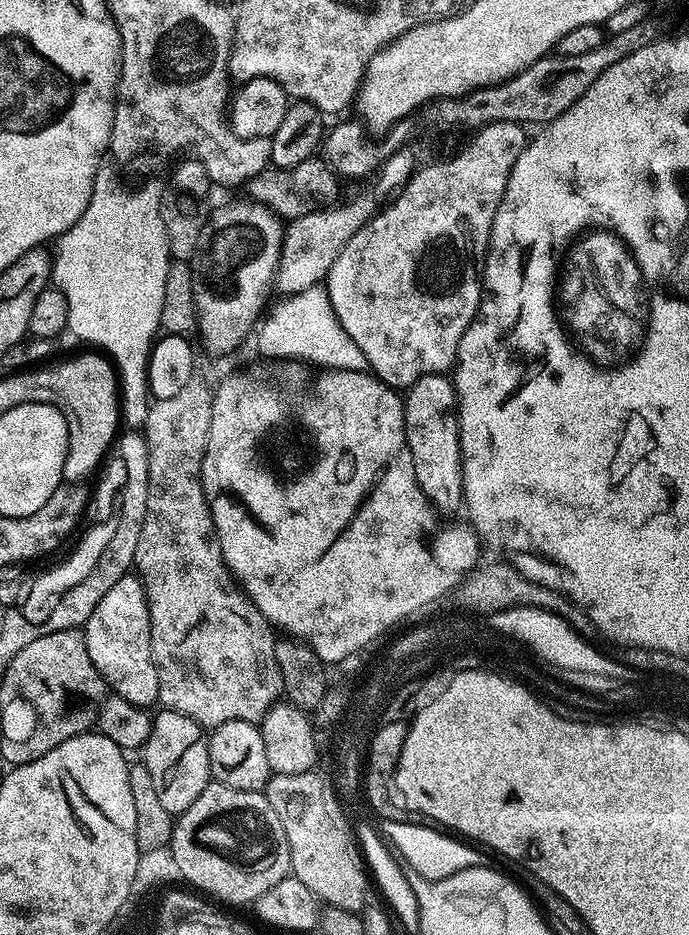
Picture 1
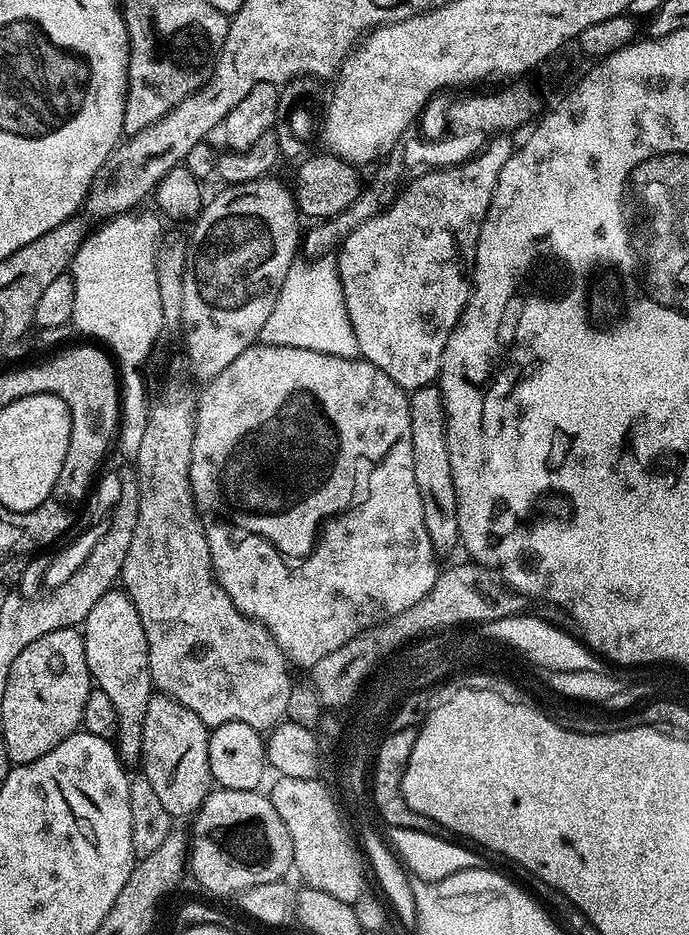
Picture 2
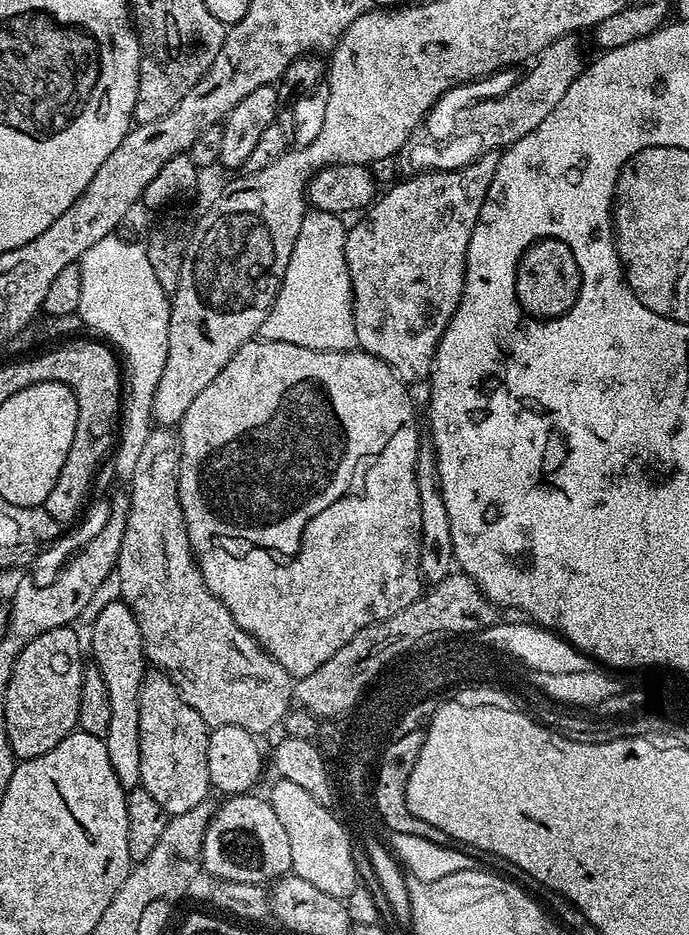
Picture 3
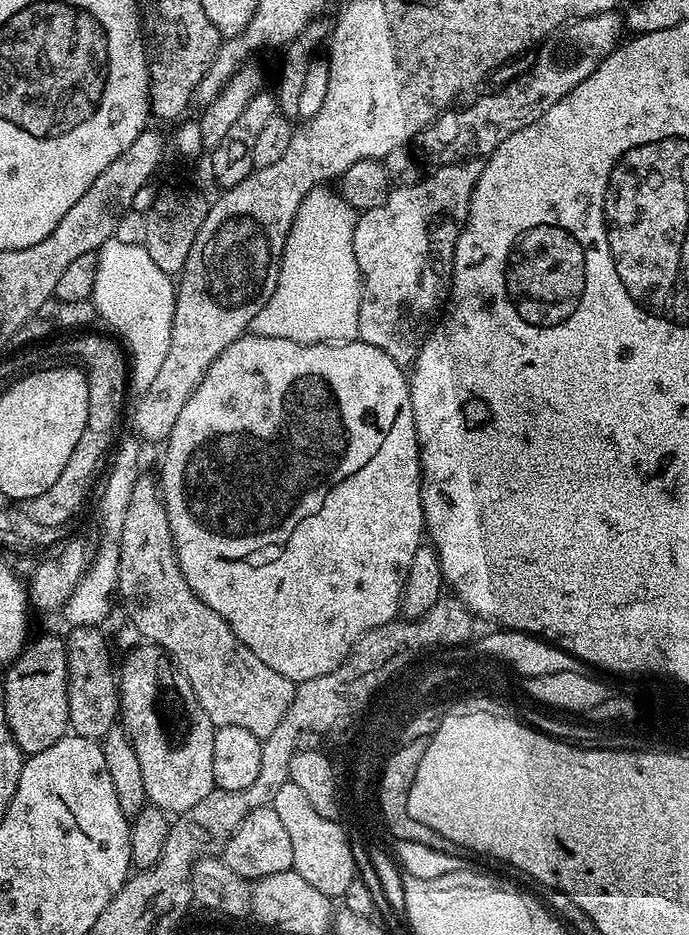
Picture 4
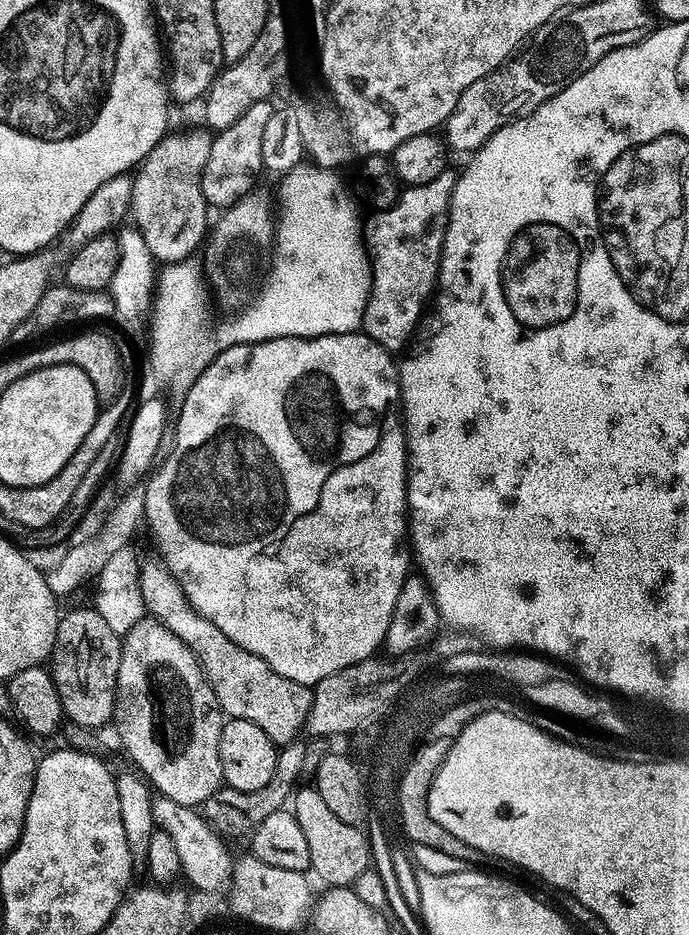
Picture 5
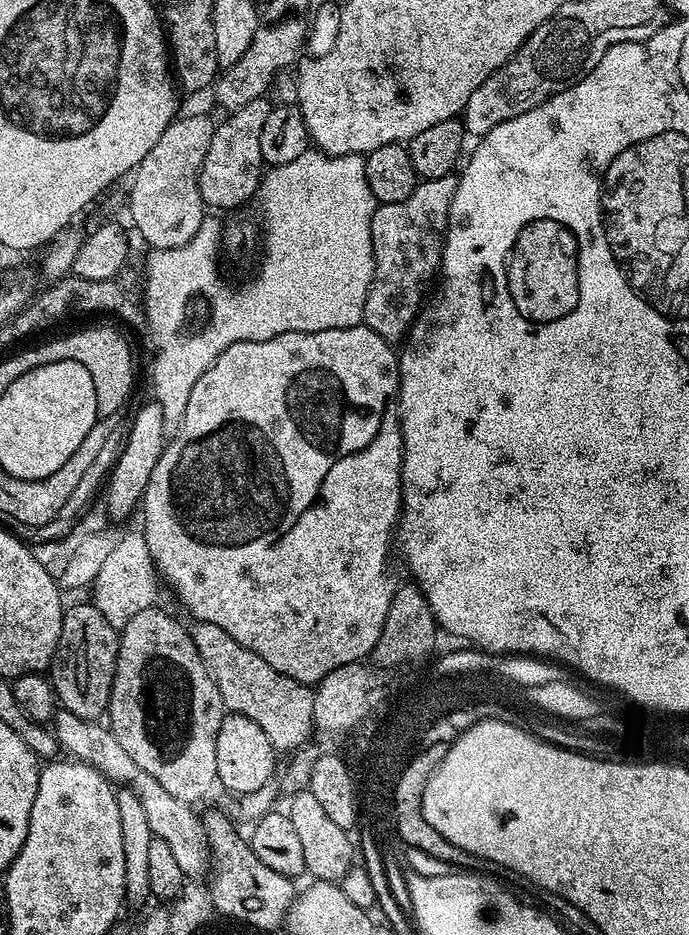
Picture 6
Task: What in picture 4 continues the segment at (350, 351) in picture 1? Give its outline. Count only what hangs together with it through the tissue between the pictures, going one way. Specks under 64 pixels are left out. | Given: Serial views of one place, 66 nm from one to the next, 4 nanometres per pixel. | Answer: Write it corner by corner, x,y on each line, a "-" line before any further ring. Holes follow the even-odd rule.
331,187
310,189
302,198
302,206
298,206
298,214
286,238
274,294
252,320
251,331
255,335
290,338
303,344
338,344
358,337
358,310
362,295
358,258
354,258
354,226
358,213
344,201
339,191
332,189
331,192
328,188

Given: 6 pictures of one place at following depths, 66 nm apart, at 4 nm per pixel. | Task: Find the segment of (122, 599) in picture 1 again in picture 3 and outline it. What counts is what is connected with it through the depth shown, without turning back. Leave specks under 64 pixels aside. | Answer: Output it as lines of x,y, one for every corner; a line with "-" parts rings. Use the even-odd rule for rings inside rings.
121,599
110,602
91,621
90,626
92,626
92,656
96,659
94,667
100,672
102,681
106,684
106,694
110,694
110,726
107,735
103,737
106,754
110,754
110,766
114,766
114,774
118,774
121,786
125,790
139,788
142,778
142,746
138,714
140,687
146,671
142,630
138,630
138,622
130,606
126,606

